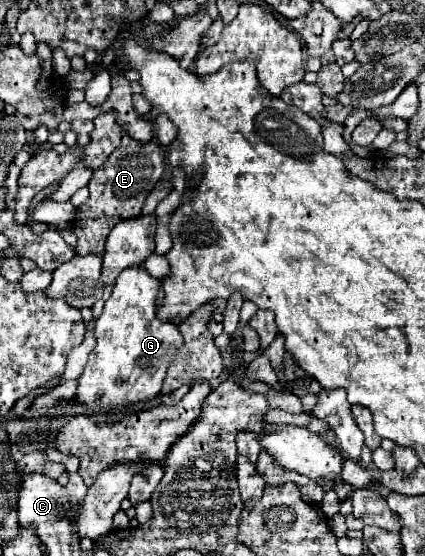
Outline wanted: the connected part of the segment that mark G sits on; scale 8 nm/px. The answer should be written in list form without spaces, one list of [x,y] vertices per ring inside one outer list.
[[[131,267],[123,269],[123,273],[117,277],[113,285],[111,297],[105,301],[103,313],[97,319],[95,325],[95,339],[97,345],[89,355],[89,361],[79,377],[79,387],[75,399],[89,405],[89,413],[99,413],[107,409],[119,409],[129,403],[145,401],[155,397],[161,391],[165,373],[169,369],[169,363],[173,361],[175,353],[183,345],[183,335],[179,327],[173,321],[159,321],[155,315],[155,297],[161,289],[161,281],[151,277],[143,267]]]

